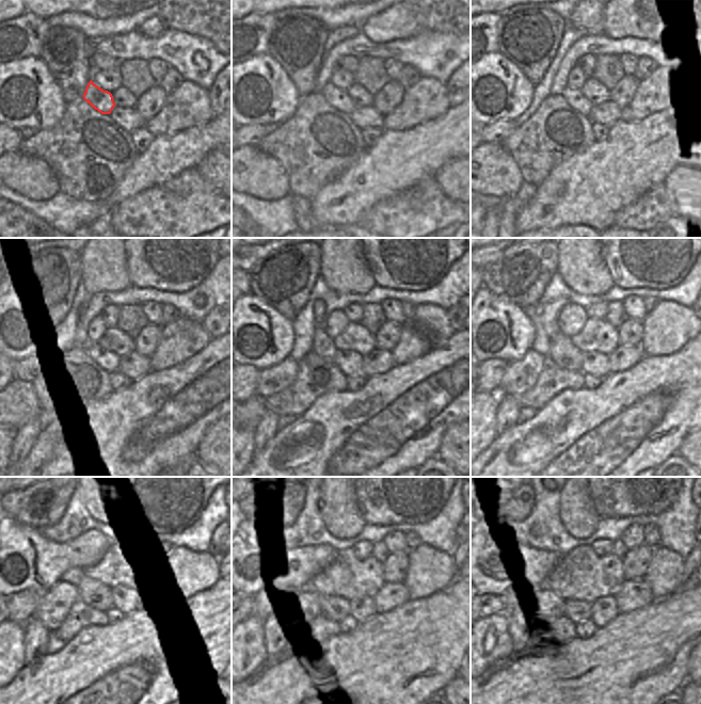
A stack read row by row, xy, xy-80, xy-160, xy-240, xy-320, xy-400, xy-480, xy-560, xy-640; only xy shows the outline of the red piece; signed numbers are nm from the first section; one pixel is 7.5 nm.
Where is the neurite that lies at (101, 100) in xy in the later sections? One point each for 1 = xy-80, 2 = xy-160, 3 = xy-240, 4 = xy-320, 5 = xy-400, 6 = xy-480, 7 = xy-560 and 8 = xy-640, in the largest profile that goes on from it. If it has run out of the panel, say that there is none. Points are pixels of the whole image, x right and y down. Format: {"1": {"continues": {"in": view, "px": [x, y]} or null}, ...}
{"1": {"continues": {"in": "xy-80", "px": [337, 98]}}, "2": {"continues": {"in": "xy-160", "px": [573, 96]}}, "3": {"continues": {"in": "xy-240", "px": [109, 360]}}, "4": {"continues": {"in": "xy-320", "px": [350, 363]}}, "5": {"continues": {"in": "xy-400", "px": [596, 364]}}, "6": {"continues": {"in": "xy-480", "px": [123, 598]}}, "7": {"continues": {"in": "xy-560", "px": [362, 609]}}, "8": {"continues": {"in": "xy-640", "px": [603, 610]}}}

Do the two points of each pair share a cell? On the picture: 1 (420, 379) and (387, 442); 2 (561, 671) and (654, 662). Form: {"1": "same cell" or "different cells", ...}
{"1": "same cell", "2": "same cell"}

